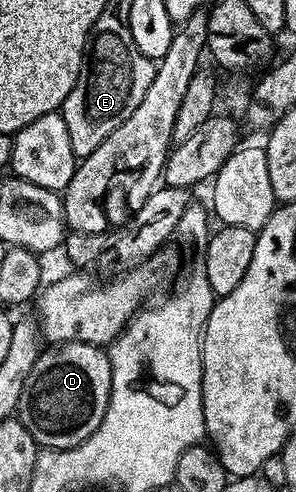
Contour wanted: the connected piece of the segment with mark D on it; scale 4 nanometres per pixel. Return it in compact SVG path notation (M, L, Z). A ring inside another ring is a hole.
M76 341L46 346L23 385L16 414L42 448L77 447L99 429L99 421L107 413L112 376L109 353L104 346Z

